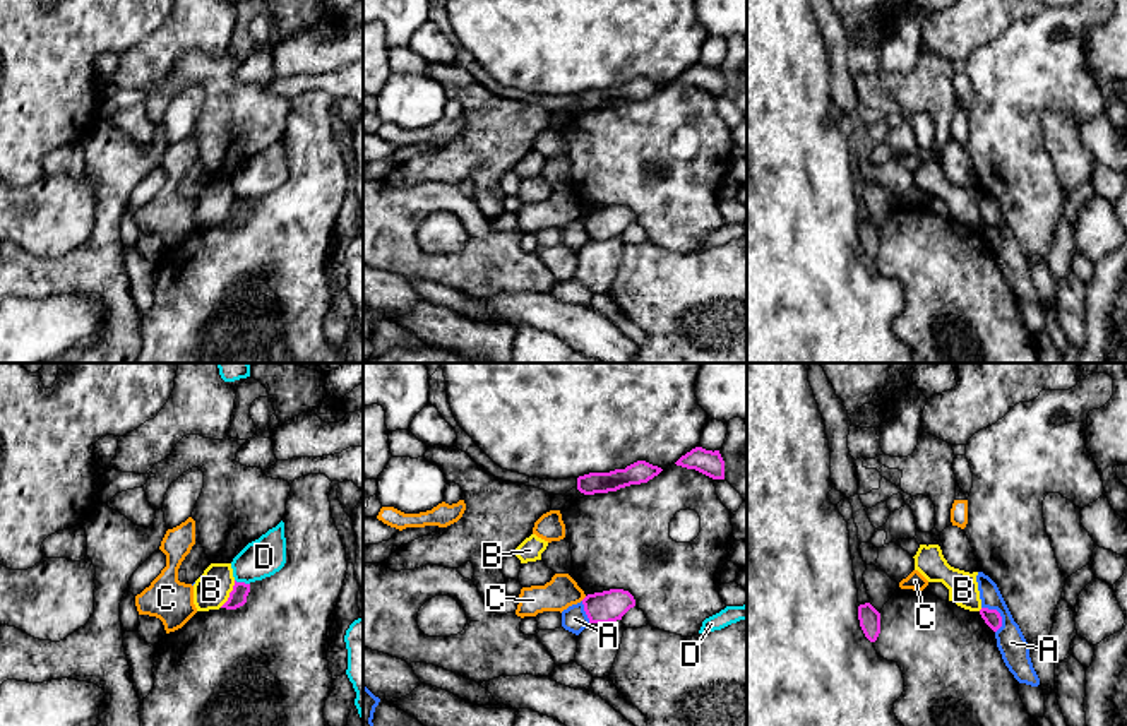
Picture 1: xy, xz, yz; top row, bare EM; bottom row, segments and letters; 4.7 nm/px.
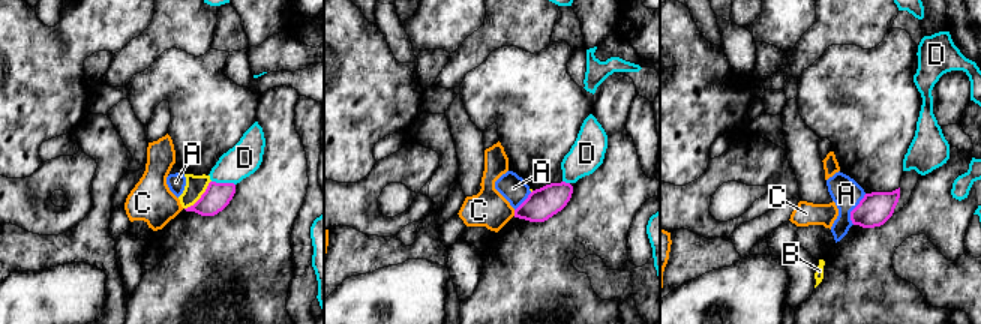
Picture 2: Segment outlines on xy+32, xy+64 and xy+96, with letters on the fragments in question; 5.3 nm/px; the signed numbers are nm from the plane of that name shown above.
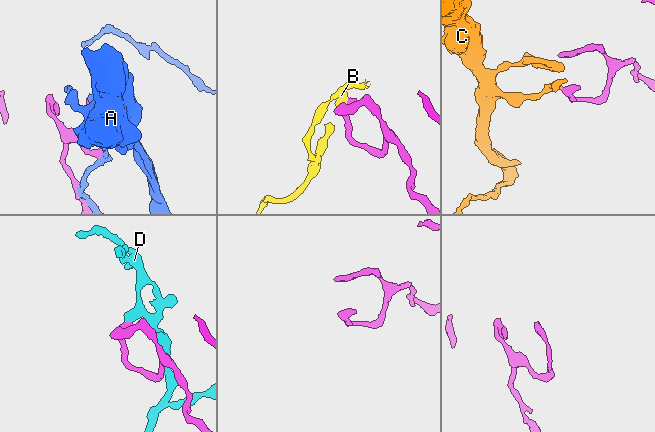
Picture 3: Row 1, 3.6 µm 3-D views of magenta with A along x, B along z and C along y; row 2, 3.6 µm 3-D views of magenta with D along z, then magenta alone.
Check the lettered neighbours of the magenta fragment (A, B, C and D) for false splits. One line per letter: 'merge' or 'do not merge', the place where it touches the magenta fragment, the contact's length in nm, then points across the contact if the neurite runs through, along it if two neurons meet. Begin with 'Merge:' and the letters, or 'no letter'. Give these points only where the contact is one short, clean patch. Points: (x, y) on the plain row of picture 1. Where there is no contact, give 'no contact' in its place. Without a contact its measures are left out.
Merge: no letter
A: do not merge; meets magenta in yz at (999, 232); contact 140 nm long
B: do not merge; meets magenta in xy at (230, 211); contact 150 nm long; border along xy (235, 197), (230, 213), (220, 223)
C: do not merge; meets magenta in xz at (584, 214); contact 40 nm long; border along xz (586, 213), (581, 216)
D: do not merge; meets magenta in xy at (242, 199); contact 80 nm long; border along xy (235, 196), (249, 201)

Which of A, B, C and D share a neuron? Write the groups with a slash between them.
A / B / C / D

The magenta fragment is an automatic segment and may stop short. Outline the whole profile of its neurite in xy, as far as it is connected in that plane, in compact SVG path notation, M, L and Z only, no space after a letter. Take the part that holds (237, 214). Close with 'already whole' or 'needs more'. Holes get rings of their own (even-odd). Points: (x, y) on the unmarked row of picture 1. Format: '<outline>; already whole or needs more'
M235 197L233 207L230 209L228 217L221 224L236 226L243 223L247 219L248 209L250 209L250 200Z; already whole

